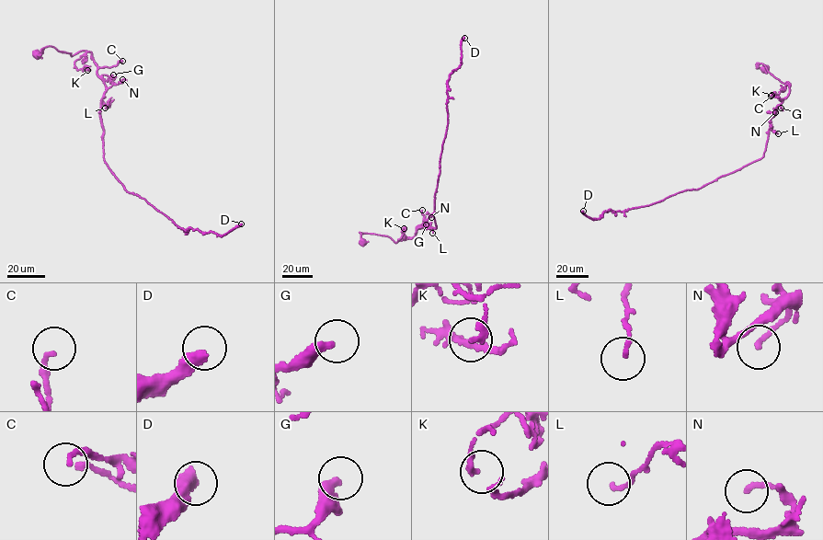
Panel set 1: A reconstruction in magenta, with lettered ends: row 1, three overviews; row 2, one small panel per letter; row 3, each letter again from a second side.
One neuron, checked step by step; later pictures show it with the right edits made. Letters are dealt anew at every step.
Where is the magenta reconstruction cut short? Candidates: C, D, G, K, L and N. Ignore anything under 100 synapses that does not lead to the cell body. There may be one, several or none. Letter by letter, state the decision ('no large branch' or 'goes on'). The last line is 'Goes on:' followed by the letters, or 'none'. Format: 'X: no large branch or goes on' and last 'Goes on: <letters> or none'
C: no large branch
D: goes on
G: no large branch
K: no large branch
L: no large branch
N: no large branch
Goes on: D

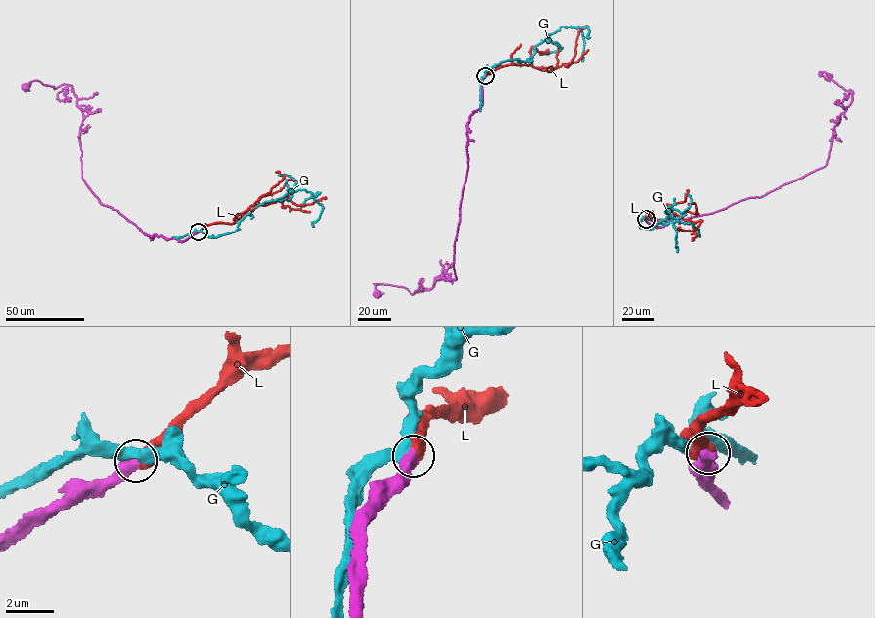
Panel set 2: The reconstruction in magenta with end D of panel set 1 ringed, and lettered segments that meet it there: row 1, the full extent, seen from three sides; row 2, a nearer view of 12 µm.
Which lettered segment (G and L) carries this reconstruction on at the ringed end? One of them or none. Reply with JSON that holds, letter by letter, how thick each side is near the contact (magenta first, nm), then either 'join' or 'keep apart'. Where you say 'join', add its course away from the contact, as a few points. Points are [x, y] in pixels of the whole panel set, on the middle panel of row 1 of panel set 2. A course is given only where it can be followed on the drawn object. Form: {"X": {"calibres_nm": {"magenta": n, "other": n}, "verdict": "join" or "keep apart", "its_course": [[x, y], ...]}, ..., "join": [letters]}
{"G": {"calibres_nm": {"magenta": 500, "other": 440}, "verdict": "keep apart"}, "L": {"calibres_nm": {"magenta": 480, "other": 600}, "verdict": "join", "its_course": [[485, 76], [515, 64], [551, 68], [565, 63], [568, 67], [575, 54], [578, 32], [587, 25]]}, "join": ["L"]}

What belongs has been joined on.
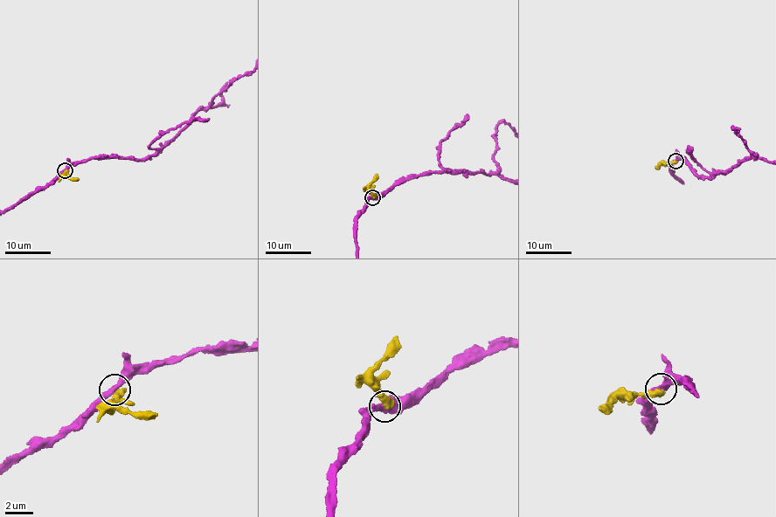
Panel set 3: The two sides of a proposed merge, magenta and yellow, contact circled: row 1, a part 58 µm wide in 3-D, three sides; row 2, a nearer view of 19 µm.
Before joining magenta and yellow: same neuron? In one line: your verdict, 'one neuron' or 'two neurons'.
two neurons

